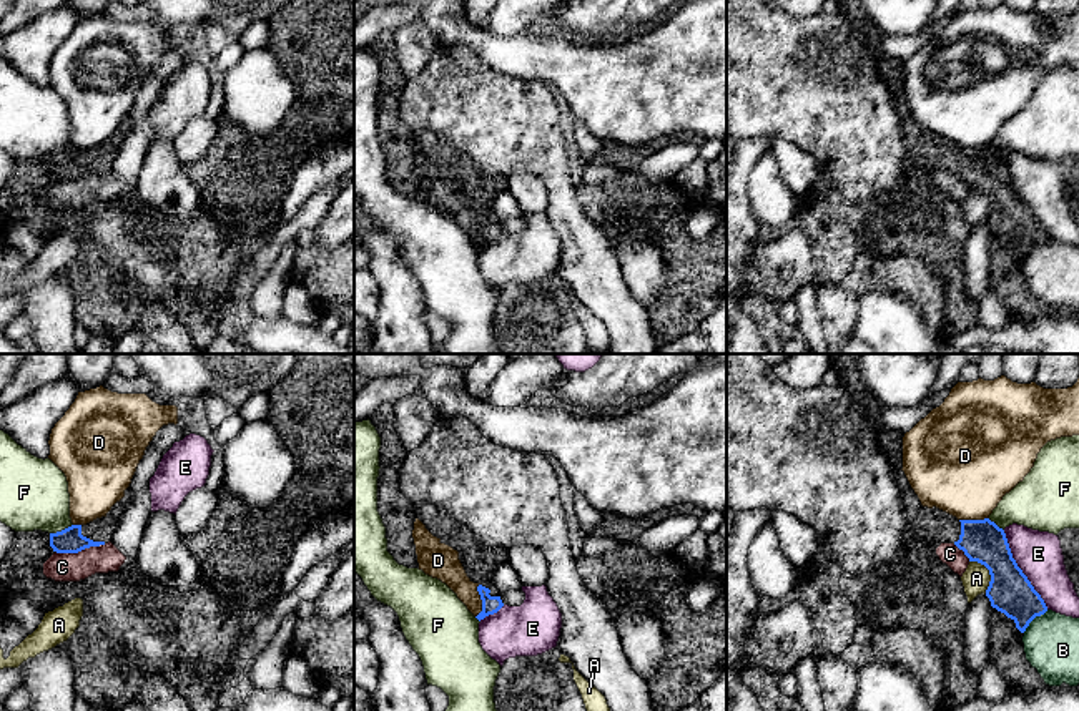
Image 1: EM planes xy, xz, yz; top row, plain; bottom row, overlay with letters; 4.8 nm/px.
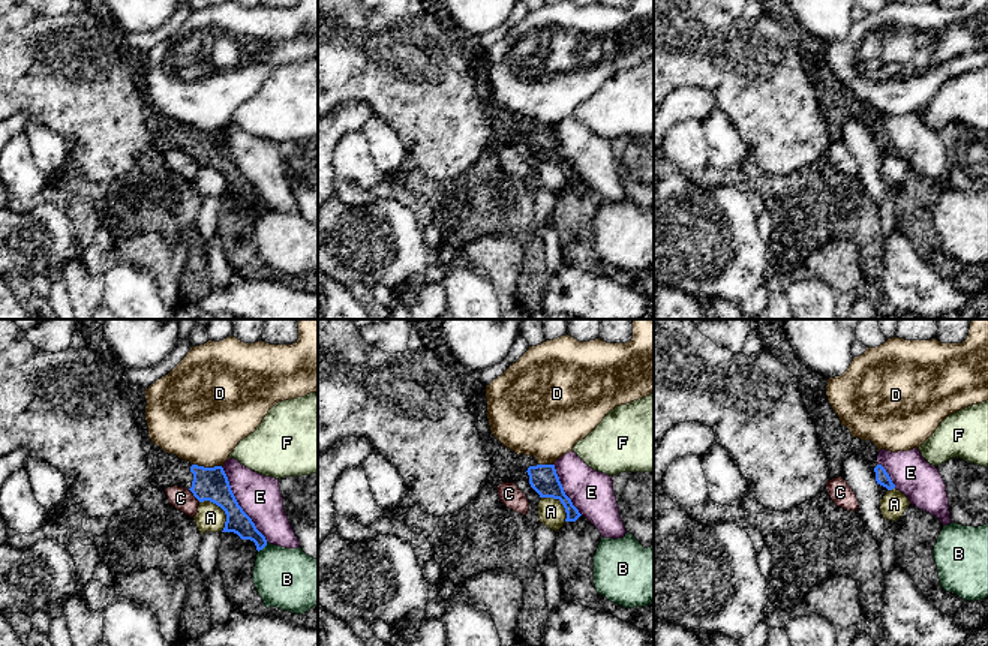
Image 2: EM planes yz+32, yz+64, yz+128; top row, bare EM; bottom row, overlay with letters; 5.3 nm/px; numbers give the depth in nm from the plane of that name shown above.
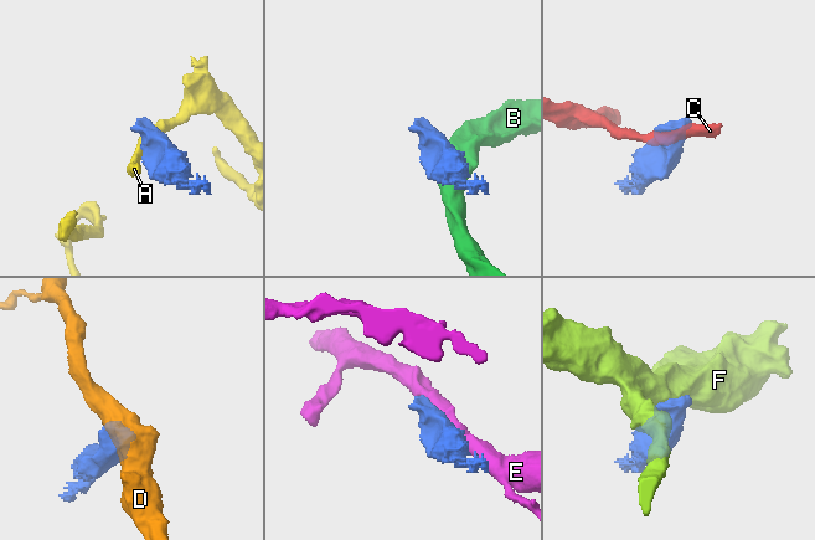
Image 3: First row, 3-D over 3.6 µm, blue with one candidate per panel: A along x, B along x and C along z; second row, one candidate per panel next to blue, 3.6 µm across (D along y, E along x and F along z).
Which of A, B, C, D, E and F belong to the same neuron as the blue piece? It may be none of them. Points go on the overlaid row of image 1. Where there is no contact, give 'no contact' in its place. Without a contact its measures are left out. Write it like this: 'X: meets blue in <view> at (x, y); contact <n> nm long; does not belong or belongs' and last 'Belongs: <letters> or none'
A: meets blue in yz at (990, 572); contact 180 nm long; does not belong
B: meets blue in yz at (1034, 617); contact 170 nm long; does not belong
C: meets blue in xy at (80, 550); contact 260 nm long; does not belong
D: meets blue in xz at (482, 602); contact 160 nm long; does not belong
E: meets blue in yz at (1021, 570); contact 440 nm long; does not belong
F: meets blue in xy at (62, 530); contact 120 nm long; does not belong
Belongs: none

